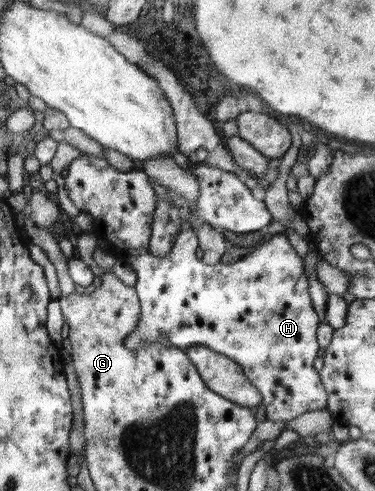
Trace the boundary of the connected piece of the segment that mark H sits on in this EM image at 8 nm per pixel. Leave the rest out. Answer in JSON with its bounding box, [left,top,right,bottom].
[65,153,328,422]

